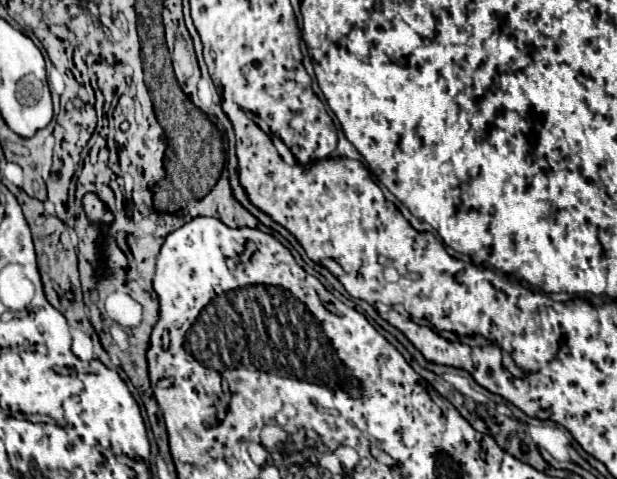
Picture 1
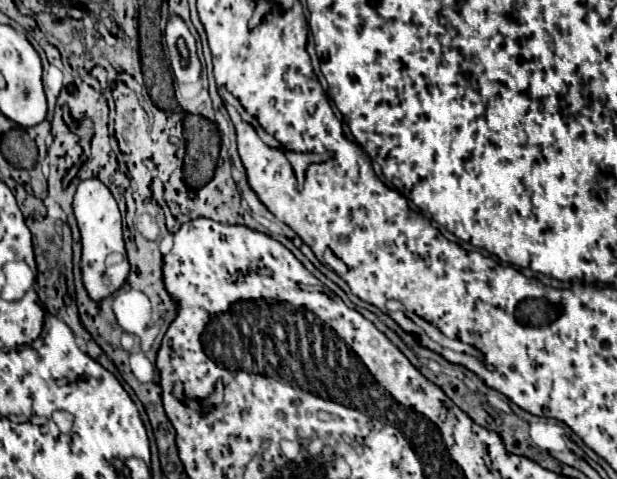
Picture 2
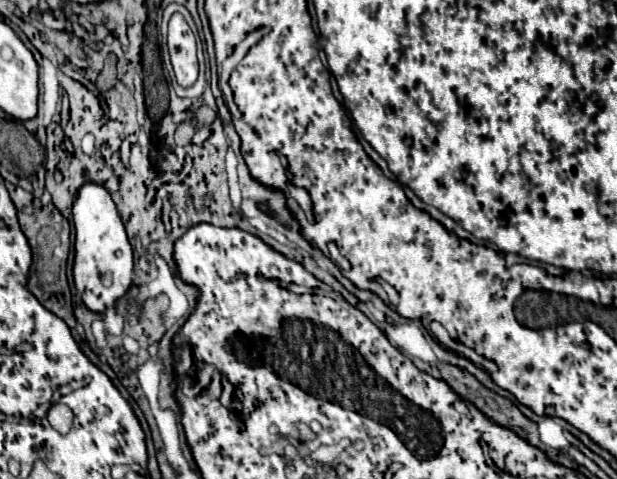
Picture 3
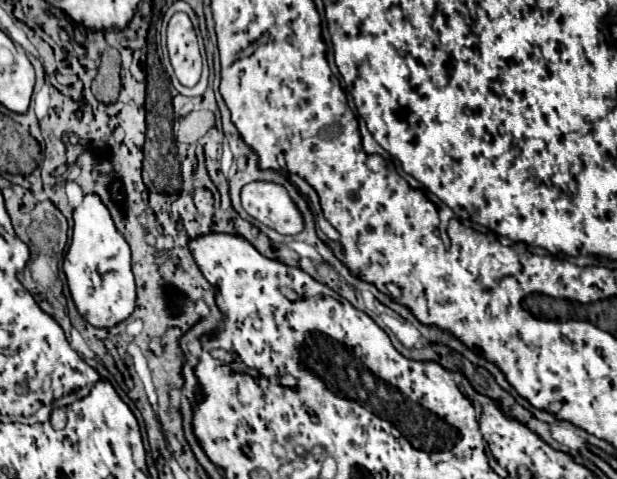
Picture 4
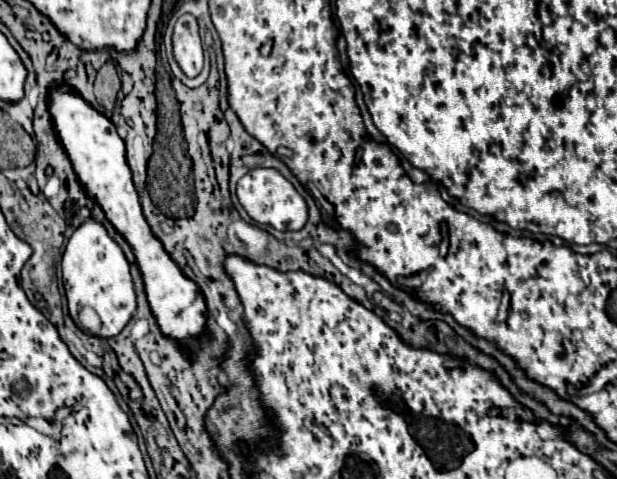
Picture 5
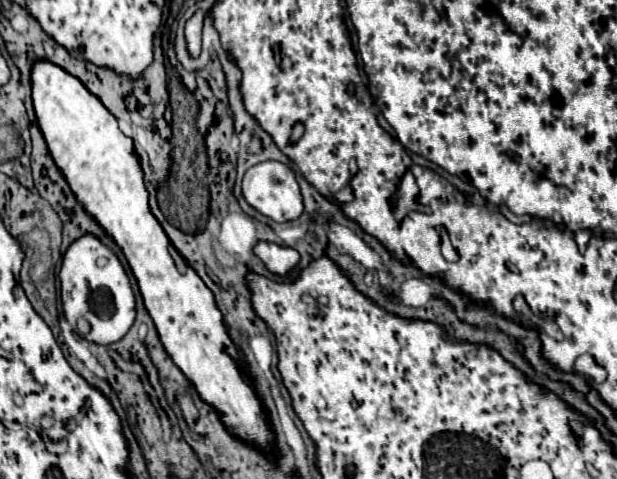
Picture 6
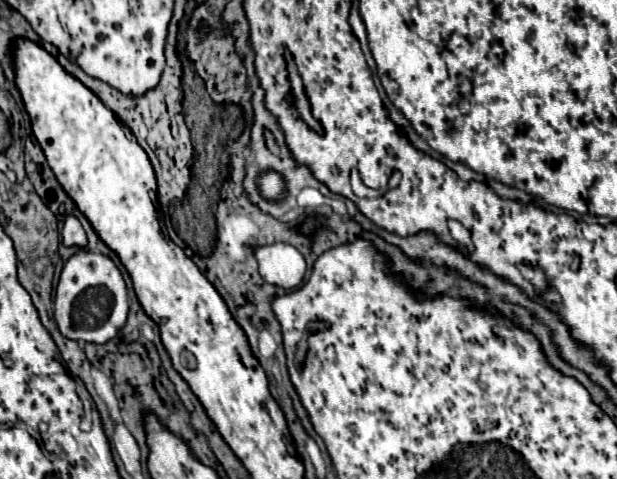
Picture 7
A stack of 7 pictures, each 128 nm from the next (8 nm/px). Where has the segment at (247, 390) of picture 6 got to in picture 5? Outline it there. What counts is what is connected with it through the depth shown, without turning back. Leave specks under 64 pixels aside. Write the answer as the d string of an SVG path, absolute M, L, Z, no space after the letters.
M68 86L50 90L50 114L54 118L58 140L72 160L78 180L88 190L88 194L98 200L98 204L106 212L106 218L132 246L144 278L146 296L160 330L180 344L186 344L190 338L200 336L206 326L206 306L202 292L190 278L186 278L178 270L178 266L164 252L162 244L144 220L140 200L132 184L132 174L126 164L124 140L118 136L114 124L104 114L96 112L90 104L86 104L76 92L70 92Z

